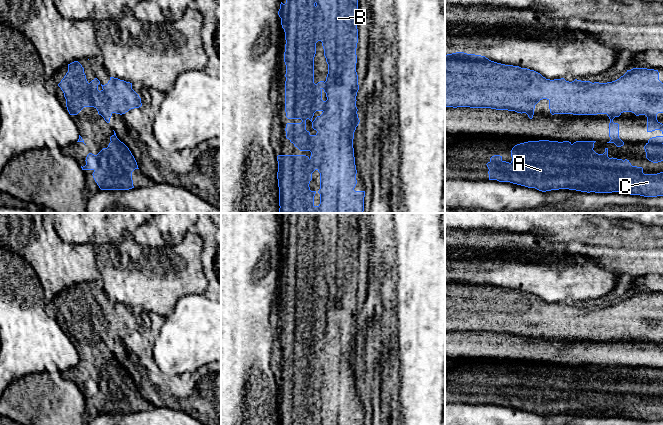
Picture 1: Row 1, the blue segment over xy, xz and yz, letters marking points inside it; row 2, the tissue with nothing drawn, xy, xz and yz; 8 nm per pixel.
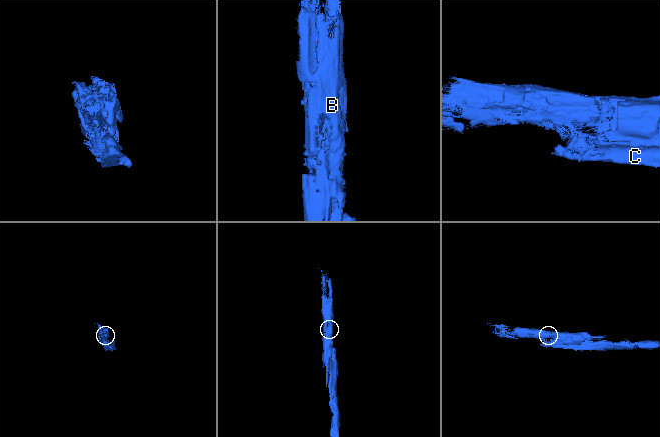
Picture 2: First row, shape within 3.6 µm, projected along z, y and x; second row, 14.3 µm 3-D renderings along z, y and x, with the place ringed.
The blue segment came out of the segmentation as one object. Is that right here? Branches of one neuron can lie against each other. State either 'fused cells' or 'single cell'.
single cell

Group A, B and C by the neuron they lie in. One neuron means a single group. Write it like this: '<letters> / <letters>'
A B C

